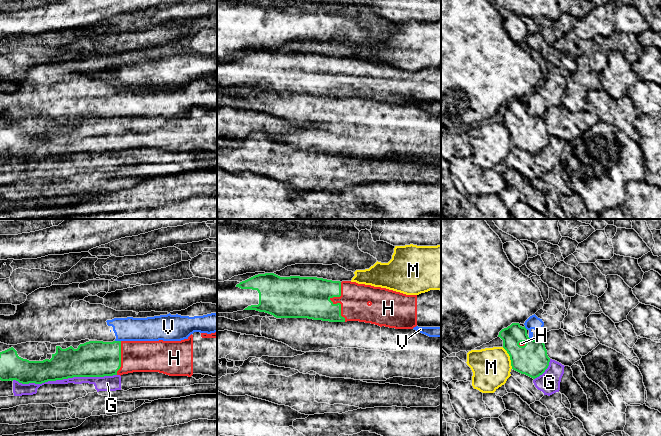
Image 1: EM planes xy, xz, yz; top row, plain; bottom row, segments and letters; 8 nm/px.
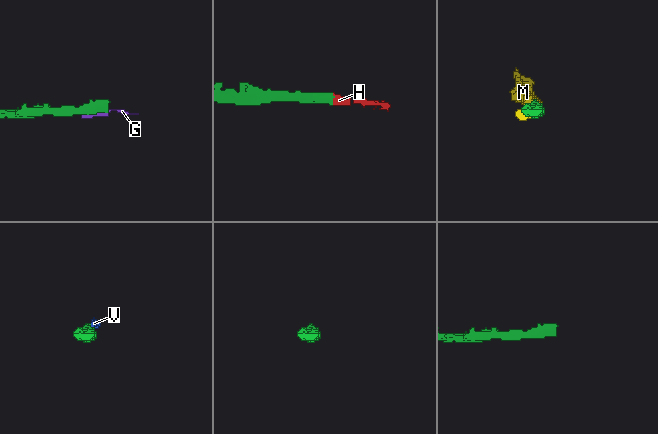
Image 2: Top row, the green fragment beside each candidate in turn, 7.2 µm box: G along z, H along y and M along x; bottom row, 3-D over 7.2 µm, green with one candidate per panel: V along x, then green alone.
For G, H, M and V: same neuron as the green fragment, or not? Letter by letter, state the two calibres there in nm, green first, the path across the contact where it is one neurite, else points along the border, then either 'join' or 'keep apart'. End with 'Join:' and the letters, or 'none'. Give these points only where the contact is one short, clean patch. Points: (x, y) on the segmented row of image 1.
G: 280 nm thick on the green side, 60 nm on the other; keep apart
H: 340 nm thick on the green side, 240 nm on the other; join
M: 260 nm thick on the green side, 320 nm on the other; keep apart
V: 280 nm thick on the green side, 190 nm on the other; border along xy (115, 340), (120, 341); keep apart
Join: H

